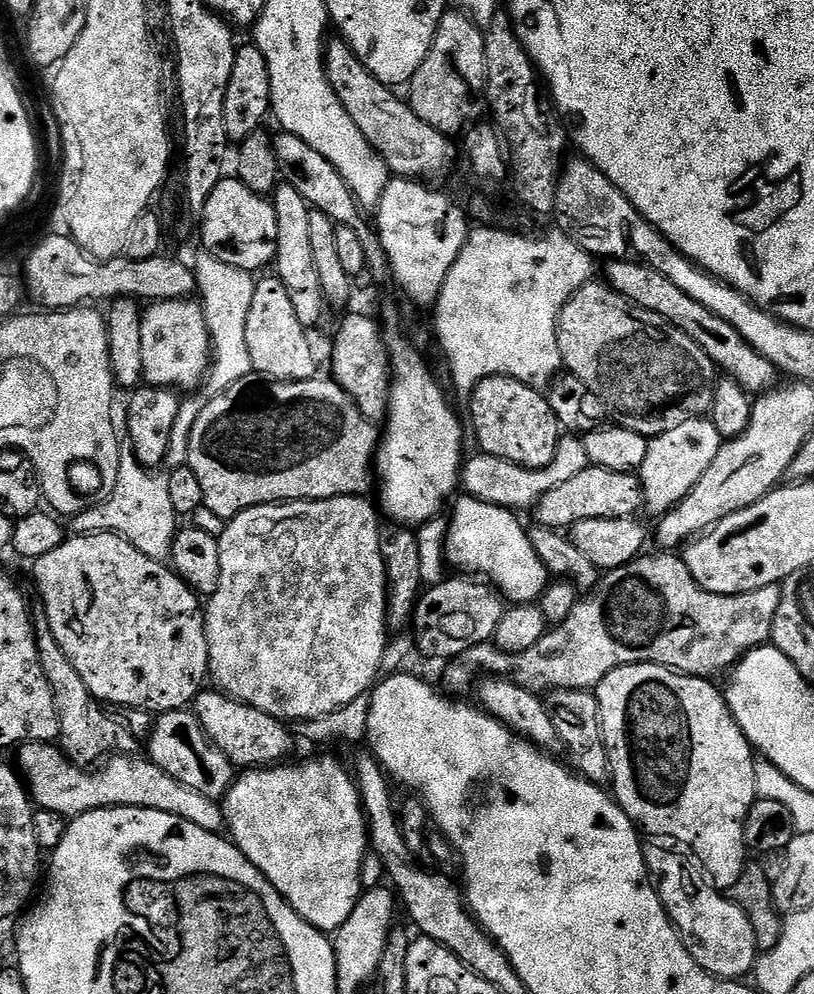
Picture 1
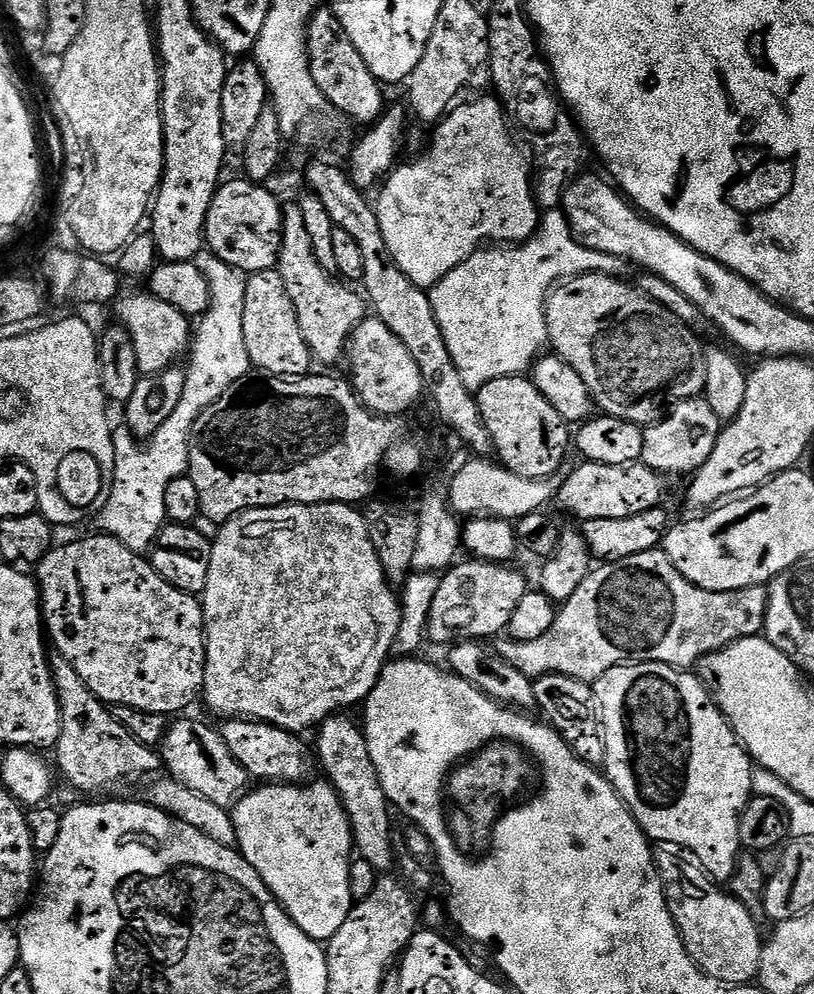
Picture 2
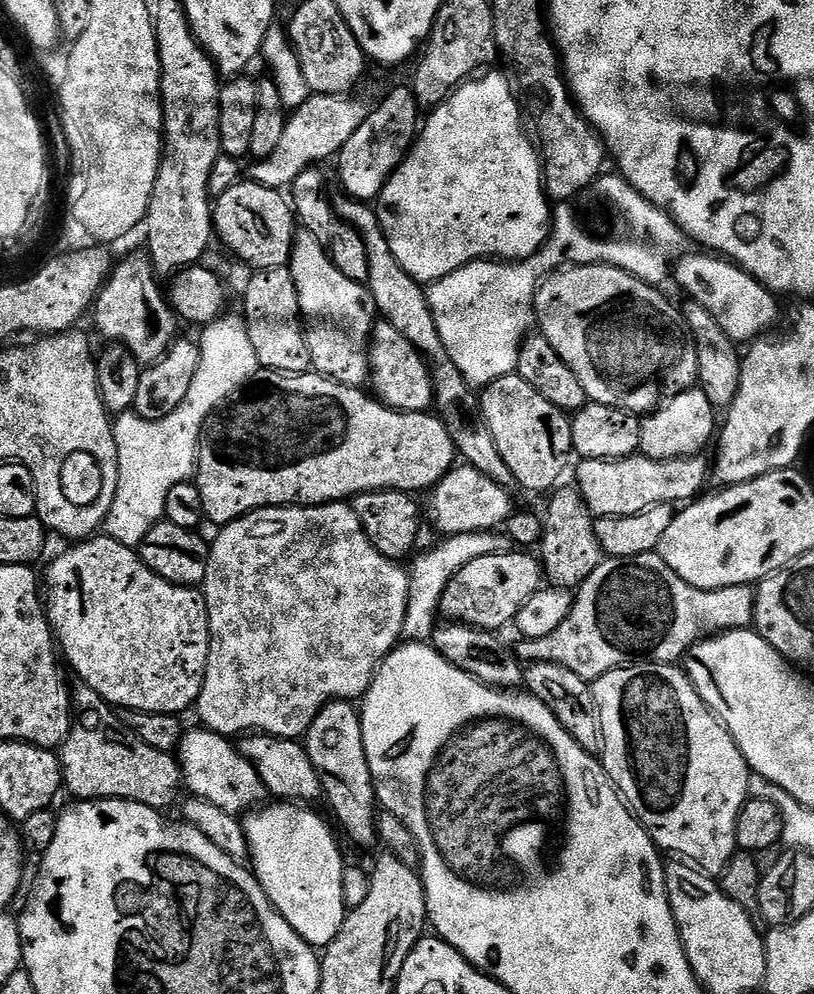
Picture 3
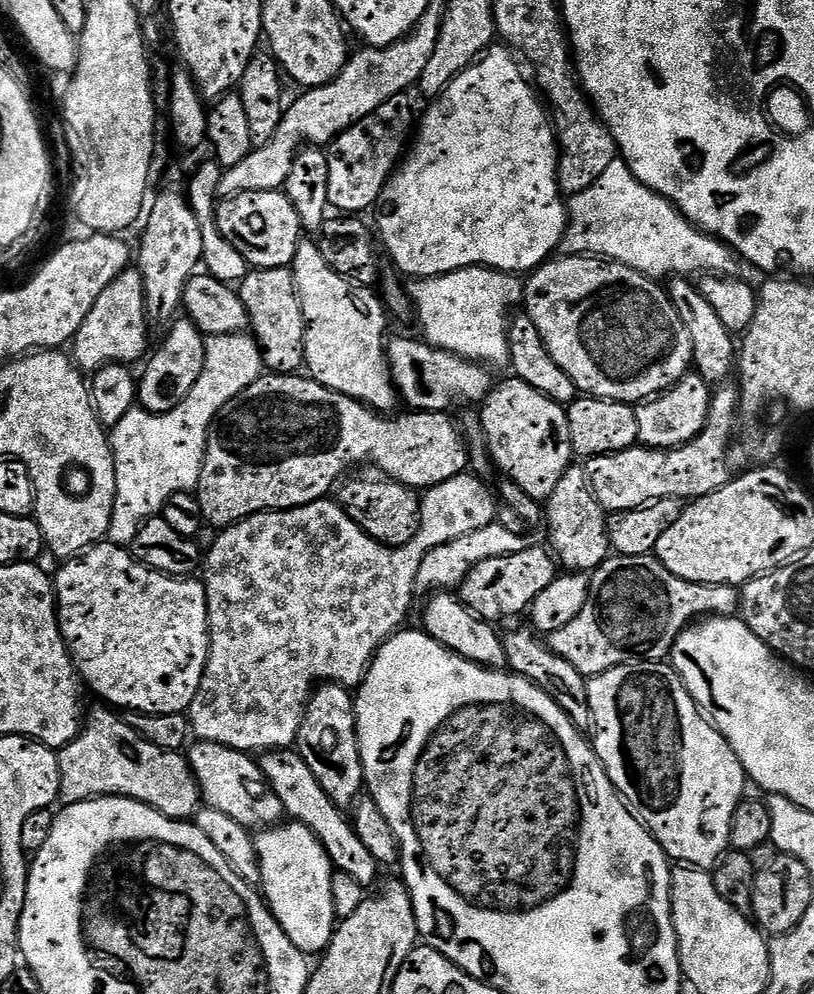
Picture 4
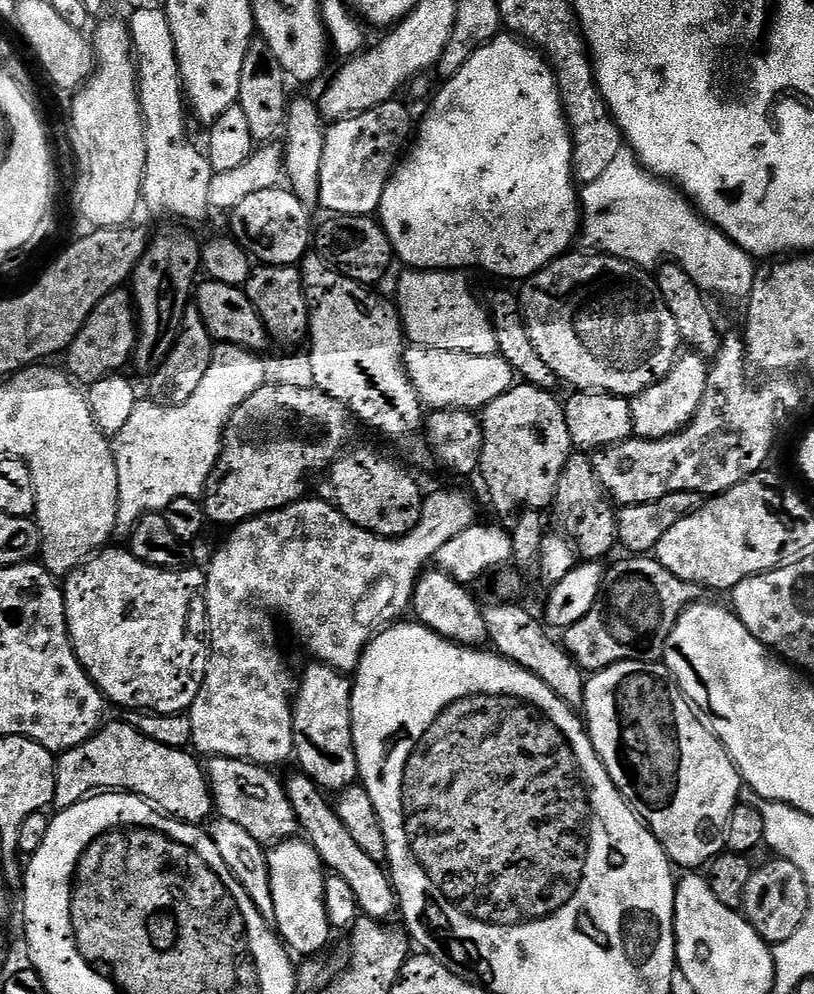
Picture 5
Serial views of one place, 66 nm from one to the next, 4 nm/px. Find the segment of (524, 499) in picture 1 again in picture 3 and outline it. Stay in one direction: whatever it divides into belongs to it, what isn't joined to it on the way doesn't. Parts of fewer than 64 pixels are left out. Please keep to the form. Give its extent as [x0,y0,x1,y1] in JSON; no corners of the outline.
[426,466,514,538]

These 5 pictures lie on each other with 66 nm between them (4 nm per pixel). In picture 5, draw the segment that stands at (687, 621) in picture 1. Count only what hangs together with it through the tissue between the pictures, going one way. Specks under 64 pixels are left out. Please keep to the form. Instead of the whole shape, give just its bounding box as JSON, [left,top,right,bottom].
[562,554,701,674]

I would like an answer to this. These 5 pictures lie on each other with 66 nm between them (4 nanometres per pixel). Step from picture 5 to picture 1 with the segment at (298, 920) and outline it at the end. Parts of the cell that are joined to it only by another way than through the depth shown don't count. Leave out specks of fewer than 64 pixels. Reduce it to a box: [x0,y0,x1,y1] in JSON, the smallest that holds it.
[222,756,370,934]

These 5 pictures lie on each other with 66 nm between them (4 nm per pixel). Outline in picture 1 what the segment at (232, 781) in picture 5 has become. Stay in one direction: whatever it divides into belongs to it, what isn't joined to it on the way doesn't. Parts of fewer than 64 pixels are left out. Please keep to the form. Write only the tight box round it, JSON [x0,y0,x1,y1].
[146,710,234,801]

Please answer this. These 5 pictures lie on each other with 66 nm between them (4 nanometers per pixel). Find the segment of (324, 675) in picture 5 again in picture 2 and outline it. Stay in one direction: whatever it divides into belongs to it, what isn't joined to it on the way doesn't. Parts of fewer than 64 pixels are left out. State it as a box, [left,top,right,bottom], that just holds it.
[314,714,397,874]

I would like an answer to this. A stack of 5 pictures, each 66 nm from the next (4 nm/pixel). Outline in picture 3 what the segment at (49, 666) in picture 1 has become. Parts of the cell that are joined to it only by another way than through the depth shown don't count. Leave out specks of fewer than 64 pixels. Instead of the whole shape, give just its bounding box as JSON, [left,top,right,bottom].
[58,682,182,810]

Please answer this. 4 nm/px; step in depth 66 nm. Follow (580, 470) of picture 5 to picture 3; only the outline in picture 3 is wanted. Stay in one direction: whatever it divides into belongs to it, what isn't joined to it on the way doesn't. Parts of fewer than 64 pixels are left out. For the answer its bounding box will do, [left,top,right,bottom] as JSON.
[538,487,605,590]

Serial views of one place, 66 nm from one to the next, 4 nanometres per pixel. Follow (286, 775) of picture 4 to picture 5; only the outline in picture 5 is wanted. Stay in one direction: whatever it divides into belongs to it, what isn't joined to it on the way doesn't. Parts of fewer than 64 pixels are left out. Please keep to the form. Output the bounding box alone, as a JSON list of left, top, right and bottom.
[286,775,398,921]

